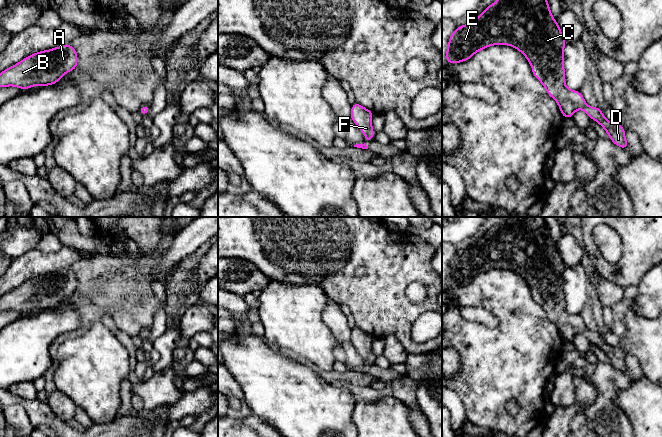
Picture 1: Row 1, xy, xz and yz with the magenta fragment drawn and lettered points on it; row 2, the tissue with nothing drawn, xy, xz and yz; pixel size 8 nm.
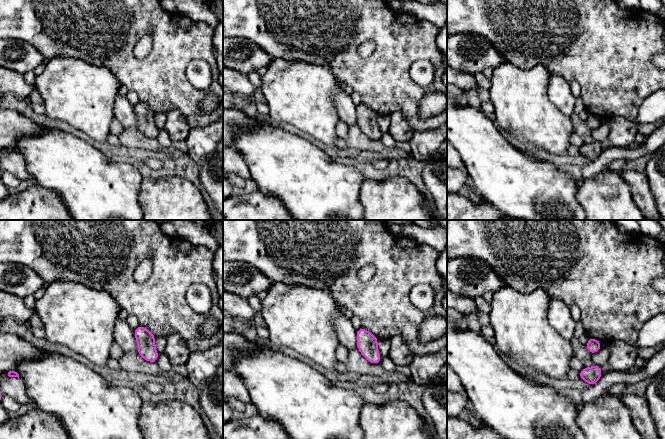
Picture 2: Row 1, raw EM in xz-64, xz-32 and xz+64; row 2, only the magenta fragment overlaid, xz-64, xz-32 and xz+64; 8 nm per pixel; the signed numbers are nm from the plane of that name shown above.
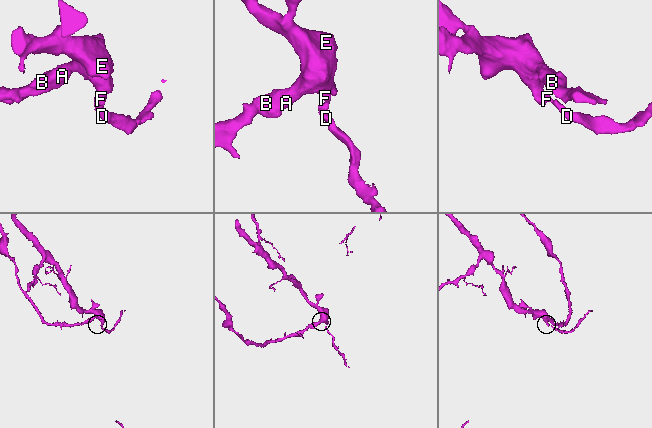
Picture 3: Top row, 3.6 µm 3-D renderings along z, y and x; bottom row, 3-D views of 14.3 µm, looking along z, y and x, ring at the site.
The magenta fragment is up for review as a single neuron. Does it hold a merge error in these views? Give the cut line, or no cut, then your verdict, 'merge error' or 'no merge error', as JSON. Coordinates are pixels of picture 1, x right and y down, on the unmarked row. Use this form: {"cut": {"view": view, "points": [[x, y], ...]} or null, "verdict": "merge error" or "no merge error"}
{"cut": null, "verdict": "no merge error"}

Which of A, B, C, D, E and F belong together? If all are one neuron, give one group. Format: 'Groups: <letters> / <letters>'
Groups: A B C D E F

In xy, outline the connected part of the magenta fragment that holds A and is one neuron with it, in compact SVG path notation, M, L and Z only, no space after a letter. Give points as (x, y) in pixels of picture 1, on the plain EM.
M70 268L39 275L2 295L0 297L0 311L15 310L20 313L29 313L36 309L53 309L67 296L77 292L77 285L77 276Z

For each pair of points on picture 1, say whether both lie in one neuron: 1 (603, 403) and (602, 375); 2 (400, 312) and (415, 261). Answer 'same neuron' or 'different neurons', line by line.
1: same neuron
2: same neuron

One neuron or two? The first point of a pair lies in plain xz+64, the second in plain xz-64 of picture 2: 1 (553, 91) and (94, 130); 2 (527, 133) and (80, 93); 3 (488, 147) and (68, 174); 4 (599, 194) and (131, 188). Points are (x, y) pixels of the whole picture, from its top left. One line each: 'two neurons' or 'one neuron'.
1: two neurons
2: one neuron
3: one neuron
4: two neurons

